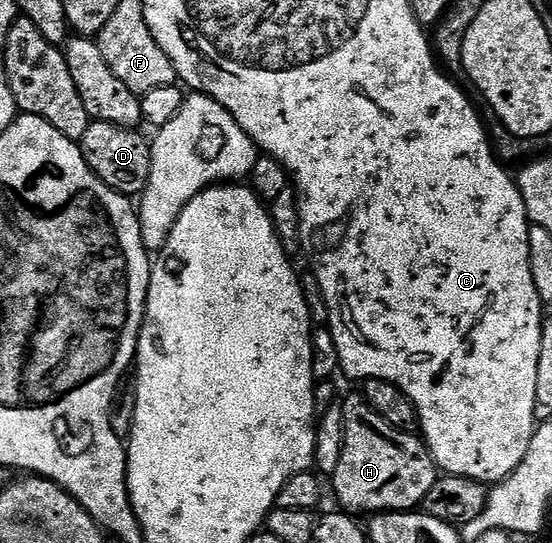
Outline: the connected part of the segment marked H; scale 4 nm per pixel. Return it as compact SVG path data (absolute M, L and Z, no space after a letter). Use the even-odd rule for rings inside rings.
M356 392L350 395L348 399L343 399L342 405L344 408L342 460L338 460L338 468L330 476L332 490L336 493L337 500L341 502L340 506L356 516L384 514L387 510L415 511L423 503L426 492L434 488L438 477L438 467L432 459L432 453L424 445L423 437L419 433L399 430L386 424L386 420L382 420L382 416L378 416L378 412L370 408L363 393Z

